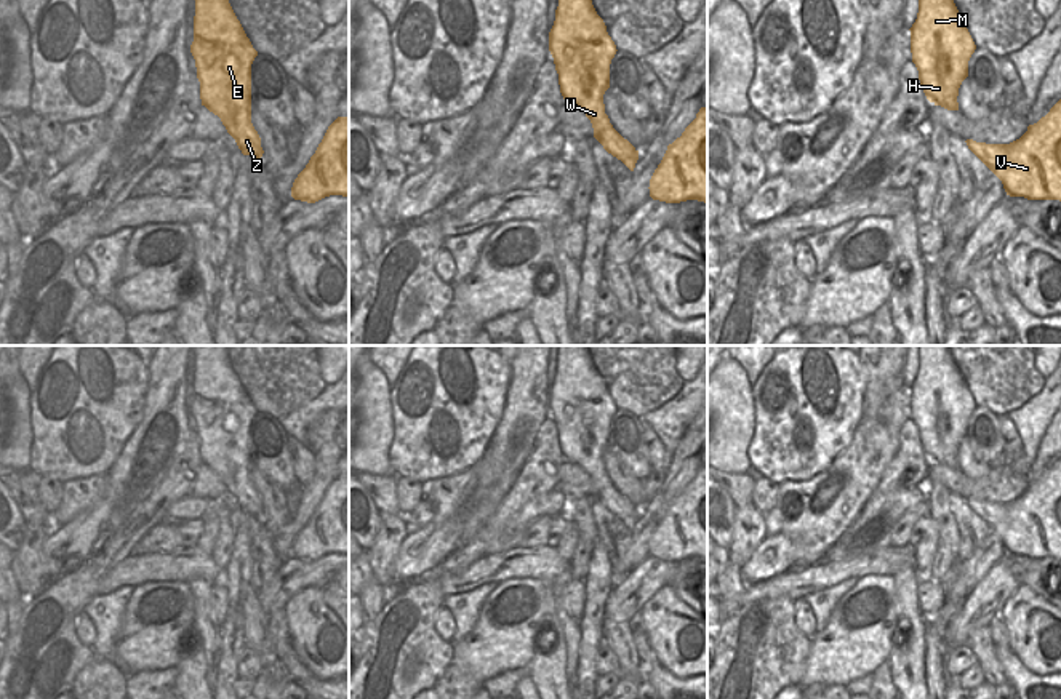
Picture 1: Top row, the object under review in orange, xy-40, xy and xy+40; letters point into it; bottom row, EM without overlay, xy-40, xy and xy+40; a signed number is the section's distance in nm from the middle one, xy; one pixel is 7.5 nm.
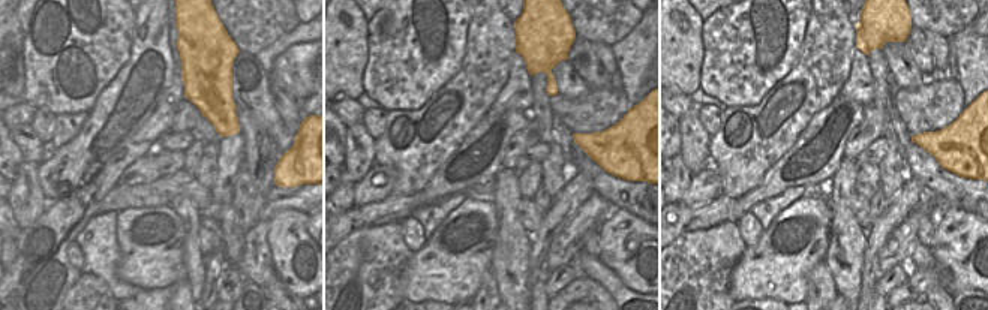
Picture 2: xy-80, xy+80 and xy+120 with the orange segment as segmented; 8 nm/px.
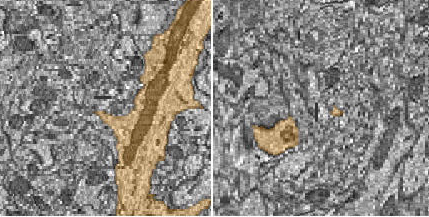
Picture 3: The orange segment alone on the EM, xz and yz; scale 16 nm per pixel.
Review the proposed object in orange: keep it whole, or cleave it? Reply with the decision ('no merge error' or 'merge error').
no merge error

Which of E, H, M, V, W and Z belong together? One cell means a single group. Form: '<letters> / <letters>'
E H M V W Z

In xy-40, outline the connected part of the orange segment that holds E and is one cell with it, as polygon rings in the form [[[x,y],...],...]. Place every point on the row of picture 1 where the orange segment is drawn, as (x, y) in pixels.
[[[195,0],[194,42],[200,99],[218,115],[243,155],[262,157],[251,123],[251,64],[258,56],[229,0]]]

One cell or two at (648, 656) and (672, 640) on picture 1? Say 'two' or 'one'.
two

